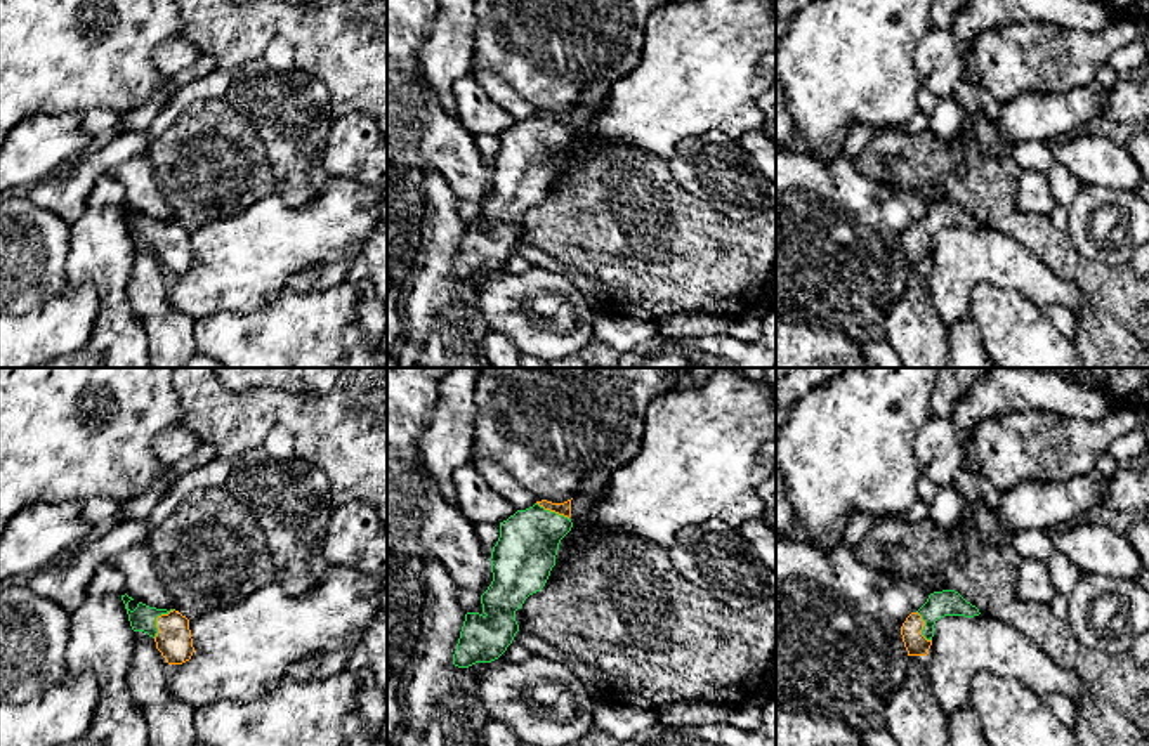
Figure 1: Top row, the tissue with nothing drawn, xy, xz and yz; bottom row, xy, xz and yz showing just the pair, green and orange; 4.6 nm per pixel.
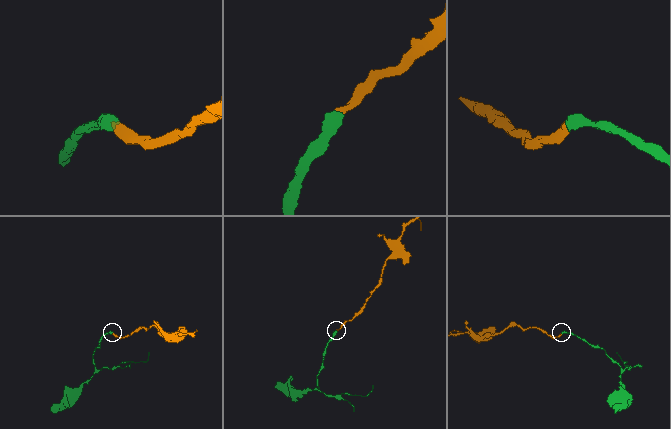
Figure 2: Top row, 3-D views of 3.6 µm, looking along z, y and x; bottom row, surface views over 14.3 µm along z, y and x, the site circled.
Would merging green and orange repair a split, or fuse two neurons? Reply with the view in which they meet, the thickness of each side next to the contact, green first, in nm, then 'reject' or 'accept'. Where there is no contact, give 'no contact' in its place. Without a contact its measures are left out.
xy | 120/160 nm | accept

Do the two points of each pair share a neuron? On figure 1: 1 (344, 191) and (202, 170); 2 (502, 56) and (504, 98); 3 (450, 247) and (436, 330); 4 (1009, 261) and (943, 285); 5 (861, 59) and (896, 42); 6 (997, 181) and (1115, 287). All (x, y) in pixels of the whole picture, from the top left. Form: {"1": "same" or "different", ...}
{"1": "different", "2": "different", "3": "same", "4": "same", "5": "same", "6": "same"}

